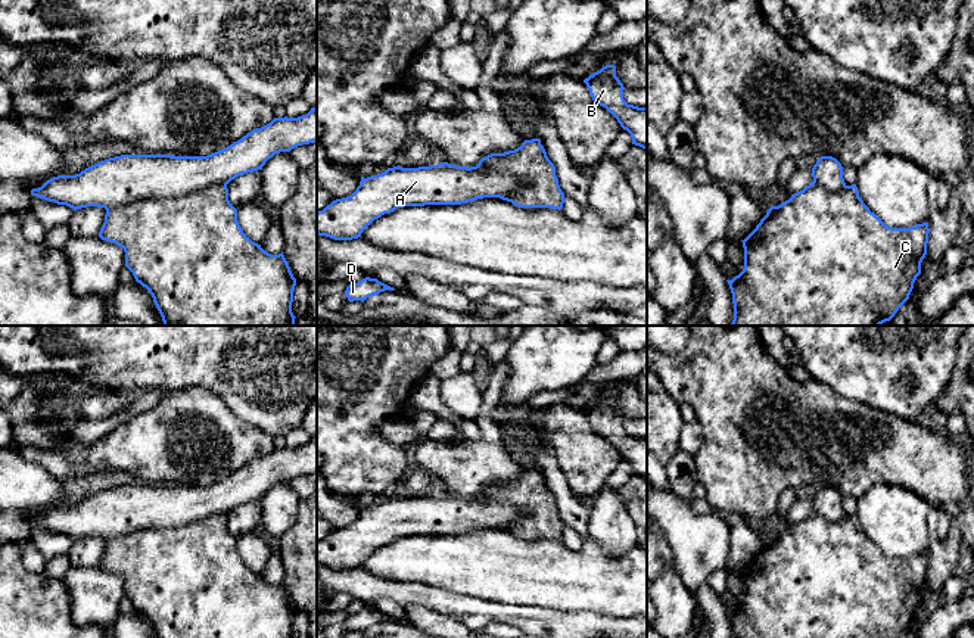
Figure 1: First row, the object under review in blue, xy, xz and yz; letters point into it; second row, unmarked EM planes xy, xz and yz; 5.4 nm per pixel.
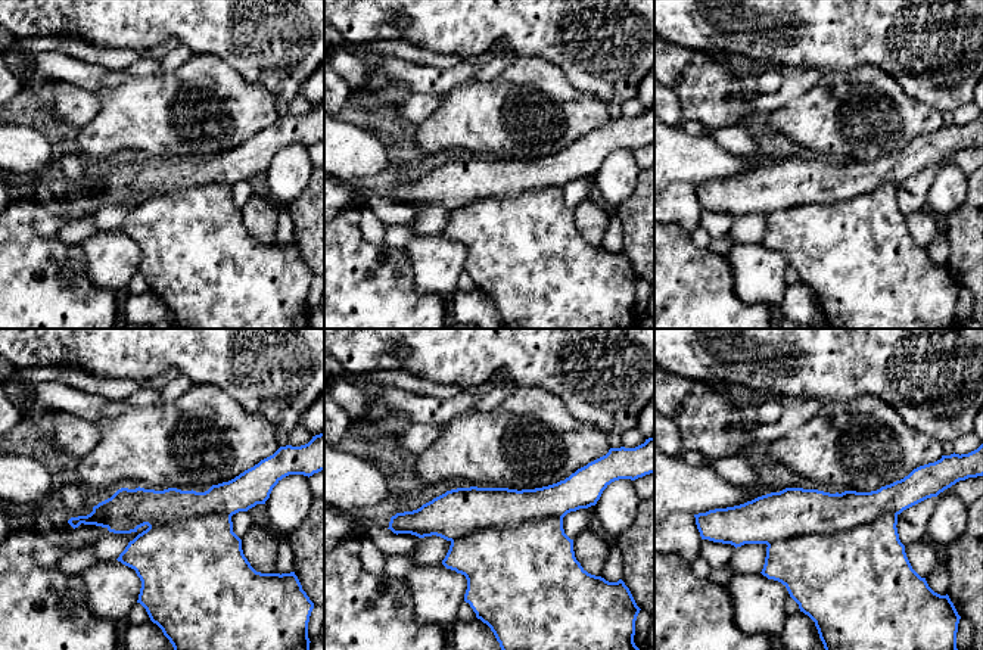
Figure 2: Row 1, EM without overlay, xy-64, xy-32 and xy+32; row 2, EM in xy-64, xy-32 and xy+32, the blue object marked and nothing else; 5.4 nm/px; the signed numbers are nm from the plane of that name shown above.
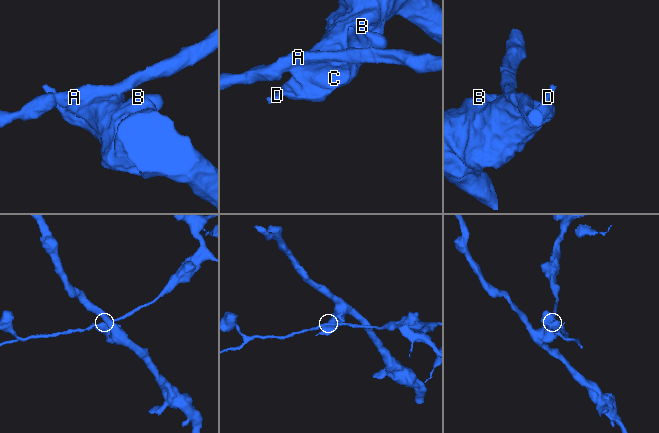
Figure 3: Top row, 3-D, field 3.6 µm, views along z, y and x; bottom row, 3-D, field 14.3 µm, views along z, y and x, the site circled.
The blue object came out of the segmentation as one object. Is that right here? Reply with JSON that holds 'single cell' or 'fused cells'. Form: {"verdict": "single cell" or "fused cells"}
{"verdict": "fused cells"}

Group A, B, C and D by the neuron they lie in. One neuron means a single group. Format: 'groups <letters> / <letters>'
groups A / B C D

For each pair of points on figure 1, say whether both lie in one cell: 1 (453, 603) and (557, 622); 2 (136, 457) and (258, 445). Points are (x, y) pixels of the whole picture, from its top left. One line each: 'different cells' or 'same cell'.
1: same cell
2: same cell

